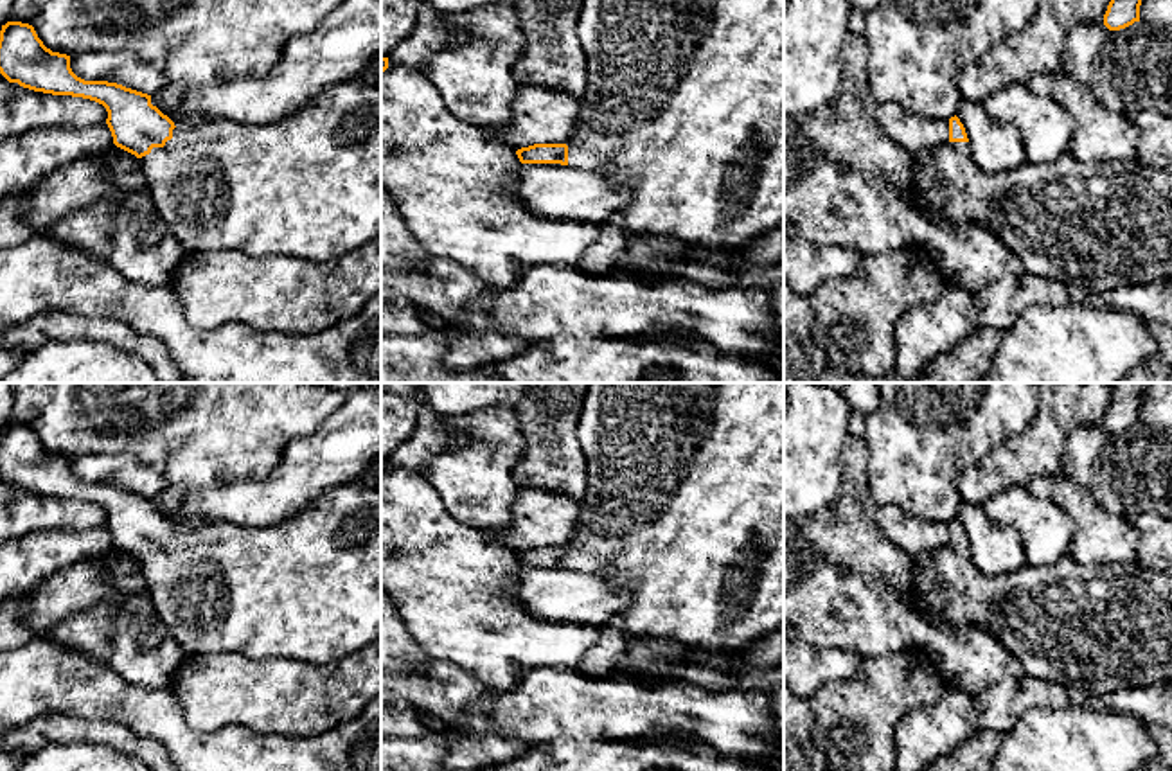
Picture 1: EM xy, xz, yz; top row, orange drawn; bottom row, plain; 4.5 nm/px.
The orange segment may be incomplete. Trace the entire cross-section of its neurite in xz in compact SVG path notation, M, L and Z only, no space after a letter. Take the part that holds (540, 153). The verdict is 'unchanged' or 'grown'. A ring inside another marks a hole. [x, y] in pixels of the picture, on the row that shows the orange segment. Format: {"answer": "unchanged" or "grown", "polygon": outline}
{"answer": "grown", "polygon": "M582 0L581 20L577 23L577 38L584 50L584 58L586 58L588 83L586 83L584 92L581 93L579 126L577 126L573 138L568 144L534 144L534 146L518 149L516 155L521 164L561 164L561 165L573 165L577 169L600 171L608 174L609 178L613 178L618 185L624 185L629 191L629 203L624 208L615 210L606 219L599 239L586 252L579 270L590 277L609 277L620 271L627 271L642 279L685 279L685 280L692 280L710 289L724 289L724 288L764 289L769 293L773 325L777 332L784 338L784 261L773 266L748 266L748 268L717 268L710 261L714 253L730 253L733 250L741 250L748 246L750 243L784 226L784 0ZM645 234L676 237L685 246L687 255L676 257L676 259L660 257L649 266L633 268L633 270L622 268L618 262L627 250L629 239L633 235L645 235Z"}

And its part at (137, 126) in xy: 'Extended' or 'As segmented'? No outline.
Extended

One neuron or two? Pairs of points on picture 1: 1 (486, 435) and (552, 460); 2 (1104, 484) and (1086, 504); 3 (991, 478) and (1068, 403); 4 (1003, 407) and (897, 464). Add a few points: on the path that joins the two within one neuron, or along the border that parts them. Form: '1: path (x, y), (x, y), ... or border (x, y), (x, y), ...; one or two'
1: border (513, 410), (523, 443), (511, 473), (518, 489); two
2: border (1063, 473), (1084, 487), (1106, 509), (1126, 518); two
3: path (1011, 462), (1050, 423); one
4: path (976, 425), (969, 432), (932, 435), (924, 443); one

